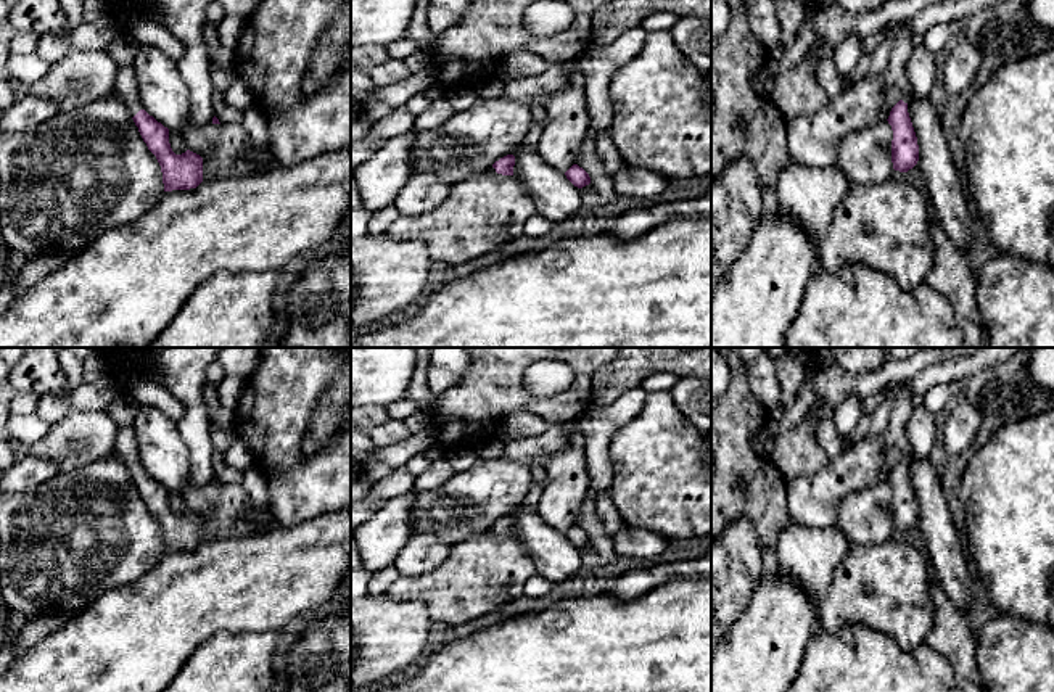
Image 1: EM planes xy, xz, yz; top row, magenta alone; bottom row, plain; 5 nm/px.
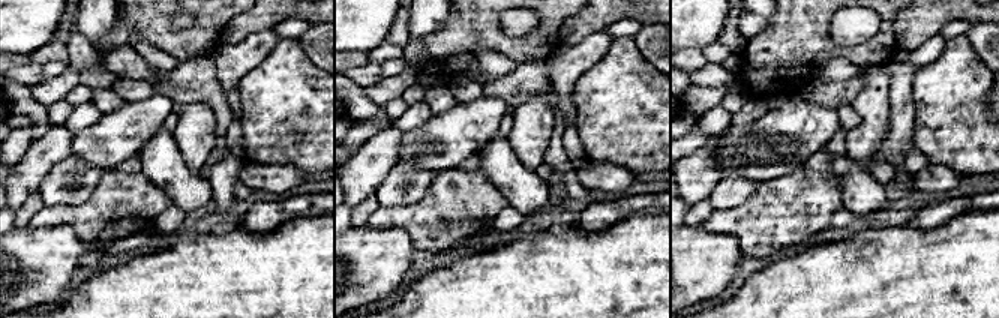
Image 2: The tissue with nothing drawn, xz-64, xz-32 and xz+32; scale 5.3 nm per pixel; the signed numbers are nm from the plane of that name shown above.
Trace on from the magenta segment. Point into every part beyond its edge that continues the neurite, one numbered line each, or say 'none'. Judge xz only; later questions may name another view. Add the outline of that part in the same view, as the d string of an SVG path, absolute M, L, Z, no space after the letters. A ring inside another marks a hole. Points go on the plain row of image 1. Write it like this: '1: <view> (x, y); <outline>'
none

